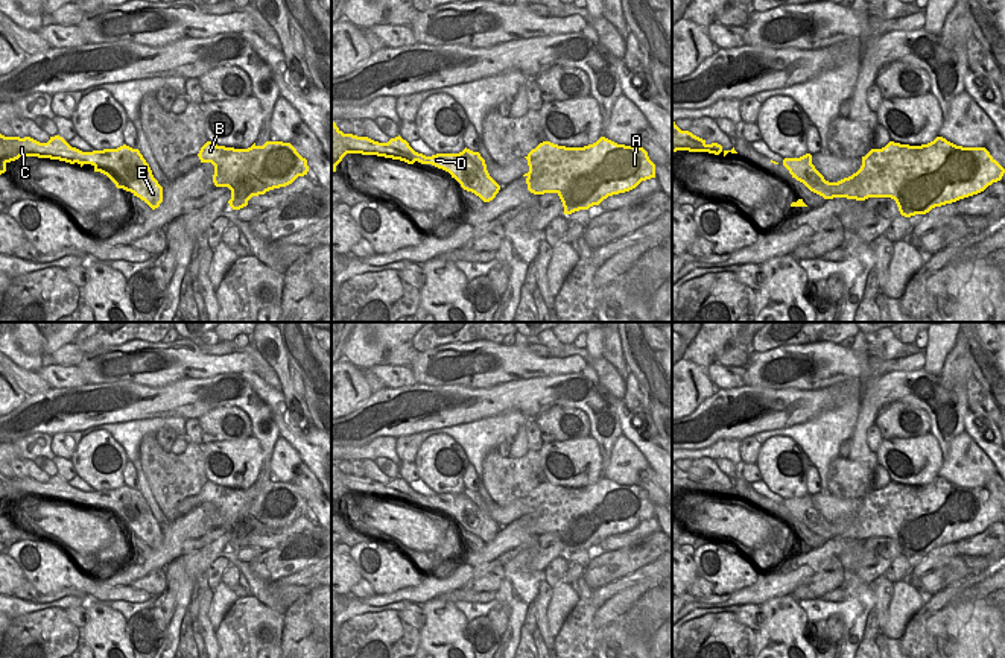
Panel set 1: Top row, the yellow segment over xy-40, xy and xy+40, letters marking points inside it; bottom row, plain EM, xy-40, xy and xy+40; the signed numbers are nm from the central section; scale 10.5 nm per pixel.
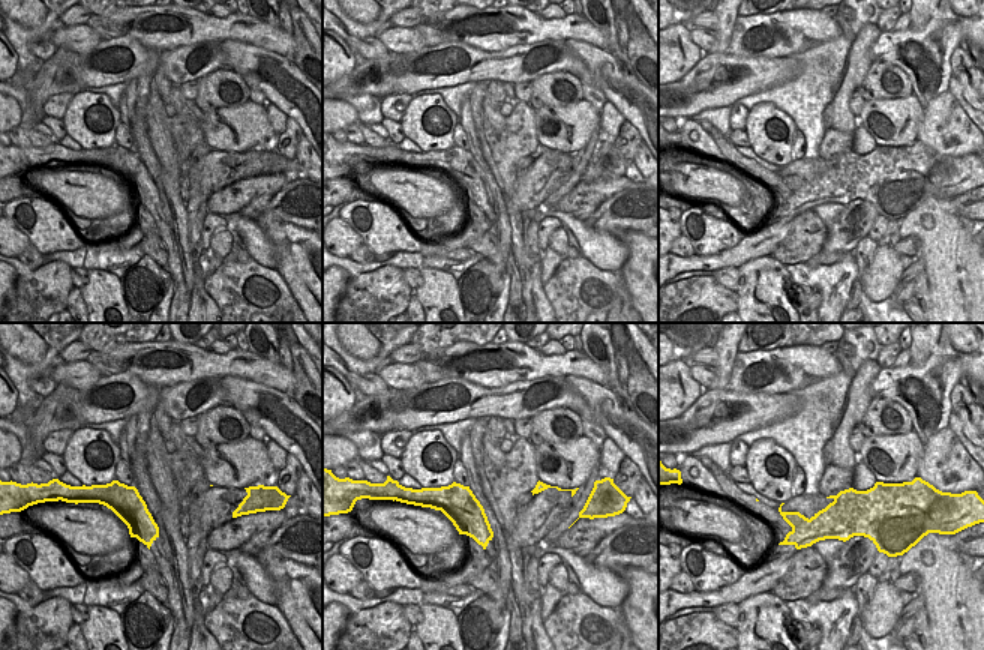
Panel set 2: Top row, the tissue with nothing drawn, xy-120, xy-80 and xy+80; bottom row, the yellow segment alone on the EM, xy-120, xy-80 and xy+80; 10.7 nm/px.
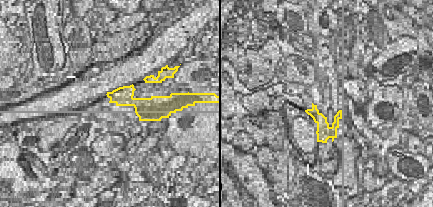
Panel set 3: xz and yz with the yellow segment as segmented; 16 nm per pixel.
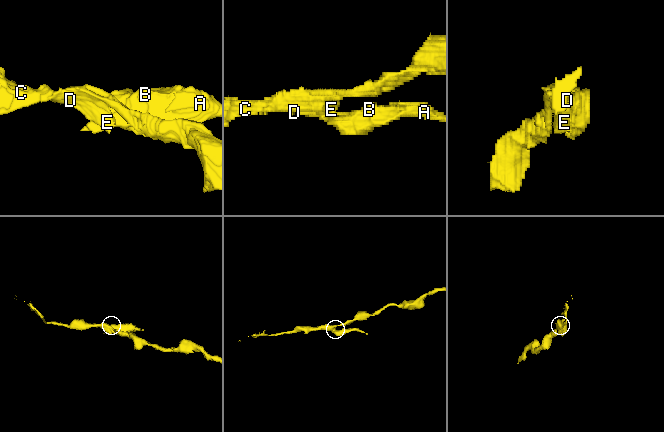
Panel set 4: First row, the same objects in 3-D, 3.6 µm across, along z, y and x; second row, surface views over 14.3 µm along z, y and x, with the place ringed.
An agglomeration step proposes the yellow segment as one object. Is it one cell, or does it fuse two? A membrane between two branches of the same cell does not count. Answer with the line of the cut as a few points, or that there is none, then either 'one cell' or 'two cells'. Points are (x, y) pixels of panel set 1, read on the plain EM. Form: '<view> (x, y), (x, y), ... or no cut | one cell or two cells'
xy+40 (832, 523), (830, 538) | two cells

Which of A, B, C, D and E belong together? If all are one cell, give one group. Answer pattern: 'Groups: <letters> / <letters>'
Groups: A B / C D E.

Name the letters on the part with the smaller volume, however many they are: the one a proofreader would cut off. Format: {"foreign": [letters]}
{"foreign": ["A", "B"]}

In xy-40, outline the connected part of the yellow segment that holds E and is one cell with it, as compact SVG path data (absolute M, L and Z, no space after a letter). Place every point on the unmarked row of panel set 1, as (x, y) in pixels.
M0 474L0 515L6 512L6 505L18 500L20 497L38 497L59 500L70 505L78 503L81 508L84 505L91 505L94 512L106 515L117 529L131 532L134 536L144 541L152 550L158 549L163 543L163 527L154 518L152 511L138 489L132 489L126 485L117 489L103 489L93 492L82 492L76 488L71 488L62 477L50 477L47 483L40 483L30 477L5 477Z

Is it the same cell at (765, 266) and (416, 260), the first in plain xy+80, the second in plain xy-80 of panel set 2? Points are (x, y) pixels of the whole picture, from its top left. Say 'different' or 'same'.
different

